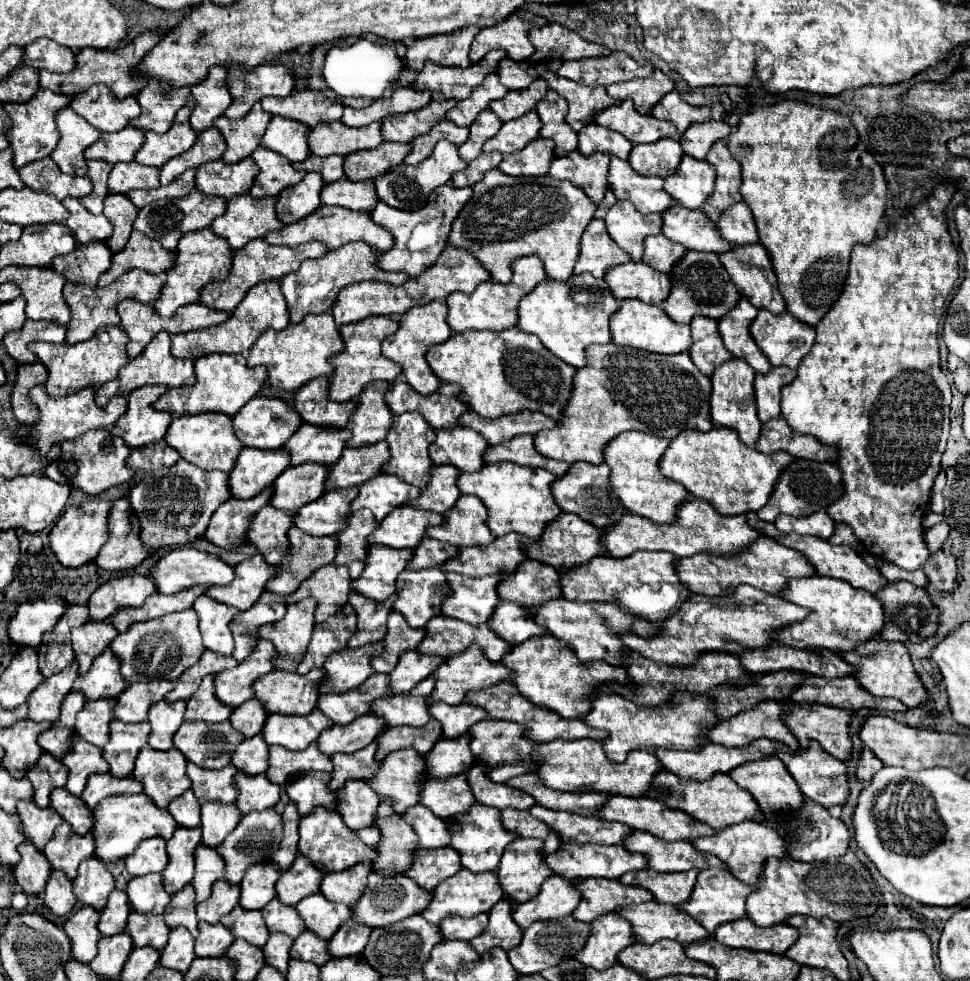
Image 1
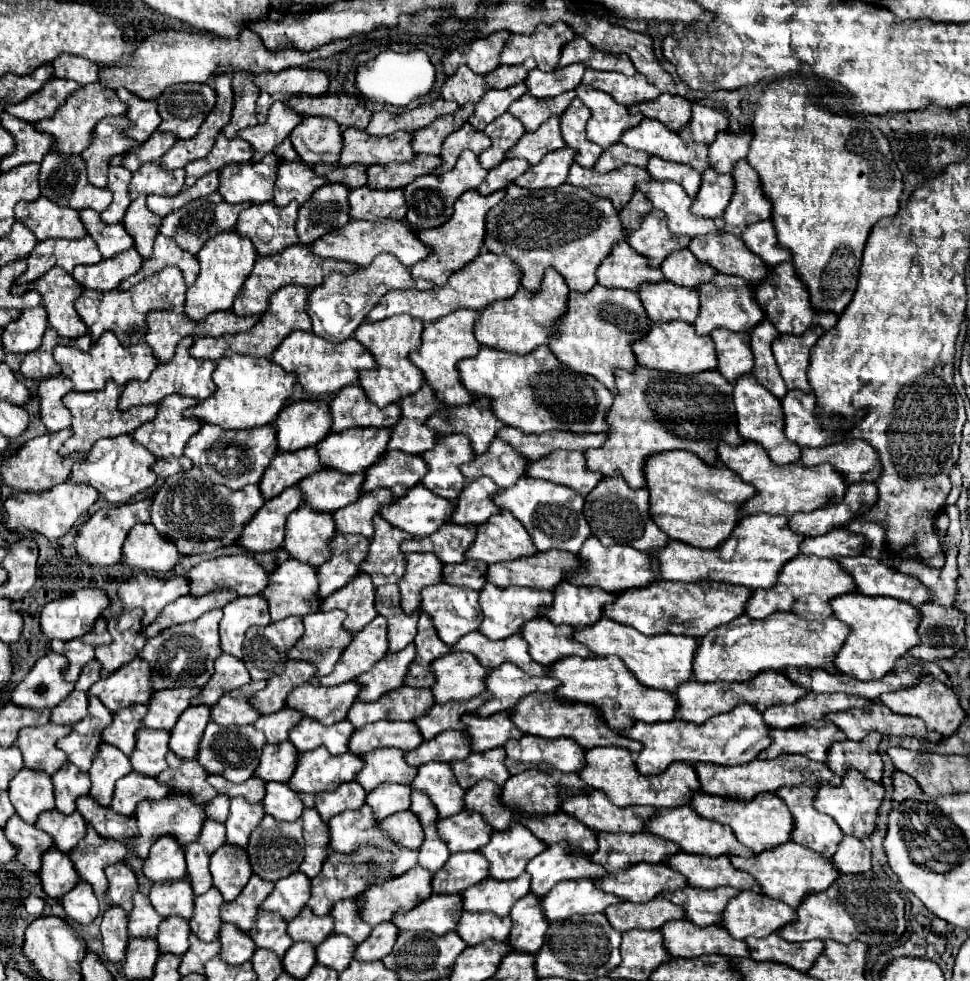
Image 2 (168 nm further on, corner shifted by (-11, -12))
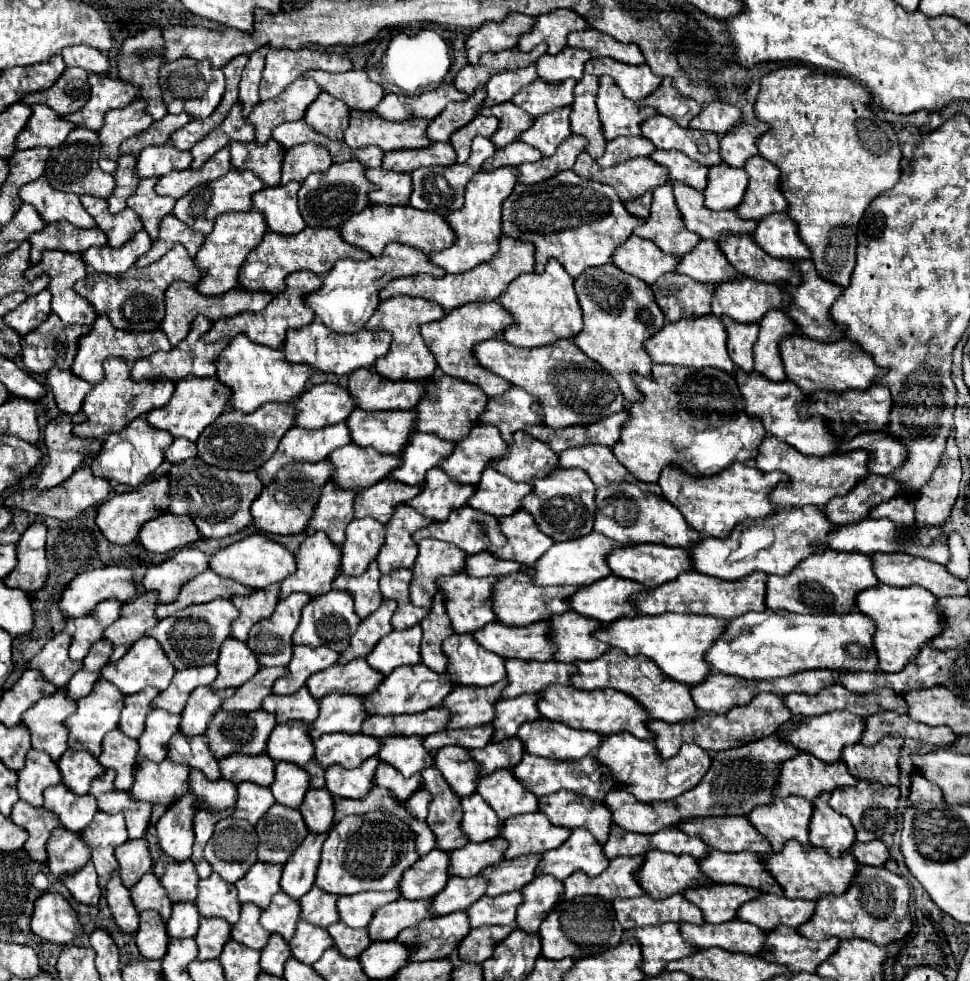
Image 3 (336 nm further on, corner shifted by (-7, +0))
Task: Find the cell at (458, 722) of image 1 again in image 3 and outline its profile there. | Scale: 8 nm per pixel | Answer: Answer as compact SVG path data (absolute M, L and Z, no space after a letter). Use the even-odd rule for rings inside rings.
M518 696L510 700L498 700L498 720L494 720L494 738L492 742L502 742L518 734L518 728L526 722L542 718L538 710L538 696Z

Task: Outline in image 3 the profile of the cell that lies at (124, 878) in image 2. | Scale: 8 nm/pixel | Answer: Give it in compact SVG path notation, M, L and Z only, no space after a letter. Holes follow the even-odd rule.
M128 840L124 842L118 852L120 862L120 876L126 888L132 888L144 874L152 872L152 858L148 850L148 840Z

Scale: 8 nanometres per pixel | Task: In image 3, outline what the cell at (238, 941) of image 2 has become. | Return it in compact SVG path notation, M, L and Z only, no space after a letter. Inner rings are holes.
M252 902L242 904L240 920L232 926L232 938L240 944L246 944L250 948L262 950L270 938L270 932L266 932L260 926L260 908Z

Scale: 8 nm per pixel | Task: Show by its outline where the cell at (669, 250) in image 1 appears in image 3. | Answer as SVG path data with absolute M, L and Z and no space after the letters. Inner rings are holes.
M702 240L702 244L698 244L698 248L690 252L690 256L682 256L678 264L678 274L686 274L692 280L712 282L712 284L742 280L742 274L738 274L732 268L722 248L712 240Z

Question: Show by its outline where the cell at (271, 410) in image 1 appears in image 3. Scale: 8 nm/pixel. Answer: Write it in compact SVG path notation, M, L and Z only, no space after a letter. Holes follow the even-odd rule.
M318 384L296 400L300 428L324 428L344 422L354 412L352 394L338 384Z

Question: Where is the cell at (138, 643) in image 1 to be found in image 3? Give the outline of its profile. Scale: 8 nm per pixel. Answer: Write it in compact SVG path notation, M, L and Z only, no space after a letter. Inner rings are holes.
M214 600L206 604L194 604L190 608L178 610L176 614L160 620L148 636L154 636L164 652L168 654L170 662L176 670L190 668L190 666L202 666L202 664L216 664L218 650L224 638L230 636L230 626L238 618L238 610L230 600Z

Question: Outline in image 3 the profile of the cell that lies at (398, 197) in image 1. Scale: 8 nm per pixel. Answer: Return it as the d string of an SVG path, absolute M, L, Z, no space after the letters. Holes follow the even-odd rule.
M478 136L478 138L474 138L472 154L464 164L454 164L454 166L446 166L446 168L418 168L418 170L414 170L412 172L414 192L412 192L412 198L410 198L410 206L418 208L418 210L430 210L430 212L436 212L440 216L448 216L450 212L460 210L464 206L466 184L472 180L472 176L476 172L482 170L482 162L486 158L490 158L494 152L496 152L494 144L488 138Z

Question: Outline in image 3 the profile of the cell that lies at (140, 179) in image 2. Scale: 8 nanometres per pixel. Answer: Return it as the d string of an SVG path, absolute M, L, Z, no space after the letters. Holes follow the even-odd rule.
M166 142L162 146L146 146L138 156L138 176L150 178L150 176L166 176L172 170L188 170L192 164L192 154L182 152L174 148L172 142Z

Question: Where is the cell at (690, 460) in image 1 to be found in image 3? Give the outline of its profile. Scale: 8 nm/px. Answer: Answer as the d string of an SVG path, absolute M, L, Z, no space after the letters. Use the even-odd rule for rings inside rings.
M768 436L758 448L756 466L764 472L770 472L770 470L786 472L790 476L790 484L780 484L770 498L780 508L800 508L806 504L824 506L830 498L848 494L858 482L862 482L868 476L868 460L870 460L870 454L866 450L850 450L844 454L832 454L822 458L806 456L798 452L794 446L784 444L774 436Z

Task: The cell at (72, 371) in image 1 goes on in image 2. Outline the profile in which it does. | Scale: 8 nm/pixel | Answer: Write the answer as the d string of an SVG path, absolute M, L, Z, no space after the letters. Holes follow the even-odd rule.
M104 332L88 352L78 352L76 348L70 346L56 346L54 360L58 362L62 374L74 382L76 392L102 390L108 380L114 380L118 386L124 386L130 380L146 380L150 372L158 366L158 360L154 360L154 354L150 352L150 346L146 342L122 346L112 332Z

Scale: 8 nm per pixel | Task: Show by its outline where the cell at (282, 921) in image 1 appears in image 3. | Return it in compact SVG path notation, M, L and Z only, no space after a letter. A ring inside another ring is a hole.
M314 886L308 894L304 894L300 898L300 908L302 908L300 918L314 924L314 926L328 928L330 924L334 924L338 920L336 900L338 900L338 896L328 894L328 892Z

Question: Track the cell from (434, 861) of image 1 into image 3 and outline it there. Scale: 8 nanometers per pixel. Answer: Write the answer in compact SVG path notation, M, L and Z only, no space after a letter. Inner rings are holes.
M500 836L486 842L470 842L460 850L450 852L450 876L472 878L478 876L484 868L500 862L504 858L508 844Z

